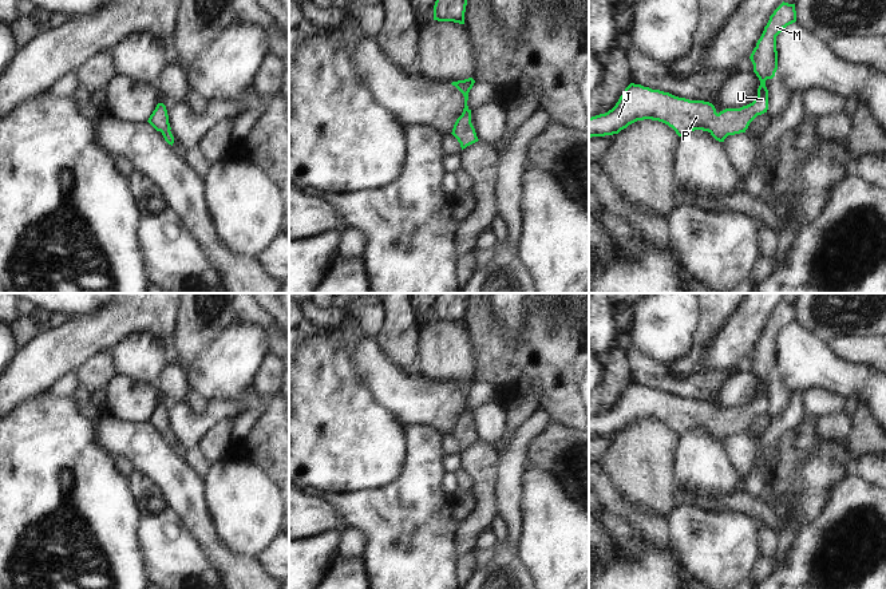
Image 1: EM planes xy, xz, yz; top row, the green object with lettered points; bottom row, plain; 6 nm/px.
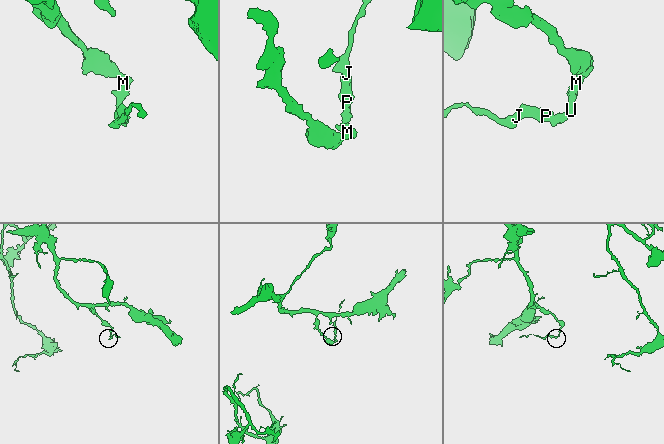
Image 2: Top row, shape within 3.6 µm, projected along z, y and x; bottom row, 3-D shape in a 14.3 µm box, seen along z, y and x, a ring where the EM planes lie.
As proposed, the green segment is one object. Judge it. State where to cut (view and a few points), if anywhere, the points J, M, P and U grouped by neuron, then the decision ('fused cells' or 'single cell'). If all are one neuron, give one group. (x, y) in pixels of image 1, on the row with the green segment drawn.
cut none; groups J M P U; single cell

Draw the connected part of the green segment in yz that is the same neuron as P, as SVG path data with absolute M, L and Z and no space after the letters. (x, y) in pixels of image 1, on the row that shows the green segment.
M782 3L770 16L749 59L760 80L756 99L740 108L716 112L712 103L689 100L669 92L630 83L616 106L605 114L589 118L589 138L618 134L629 124L652 119L672 127L679 137L695 130L708 131L716 141L745 133L749 123L768 110L766 80L778 70L776 36L796 21L795 4Z

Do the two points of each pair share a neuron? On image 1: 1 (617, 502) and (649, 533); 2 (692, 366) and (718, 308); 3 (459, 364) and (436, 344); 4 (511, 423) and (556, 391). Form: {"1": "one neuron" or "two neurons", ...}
{"1": "one neuron", "2": "one neuron", "3": "one neuron", "4": "two neurons"}

